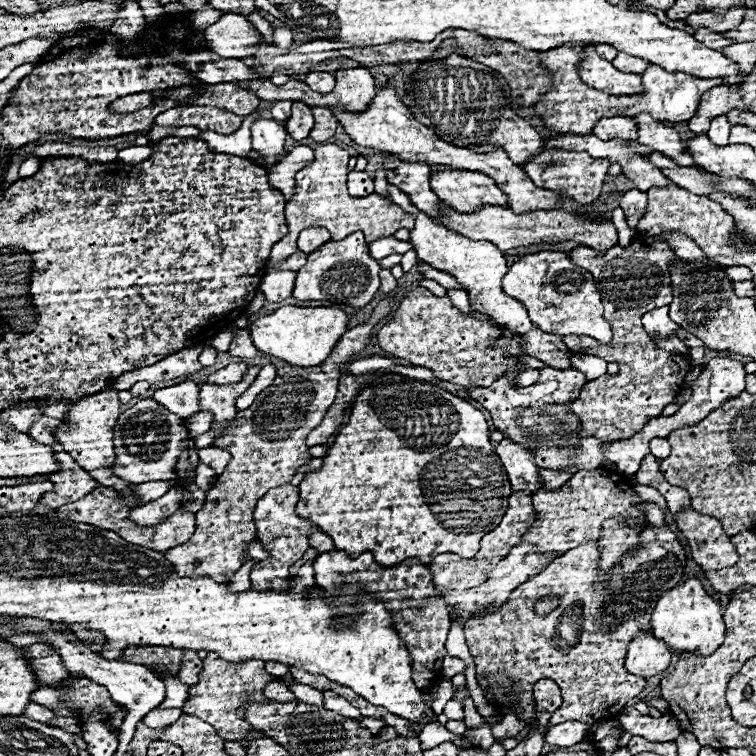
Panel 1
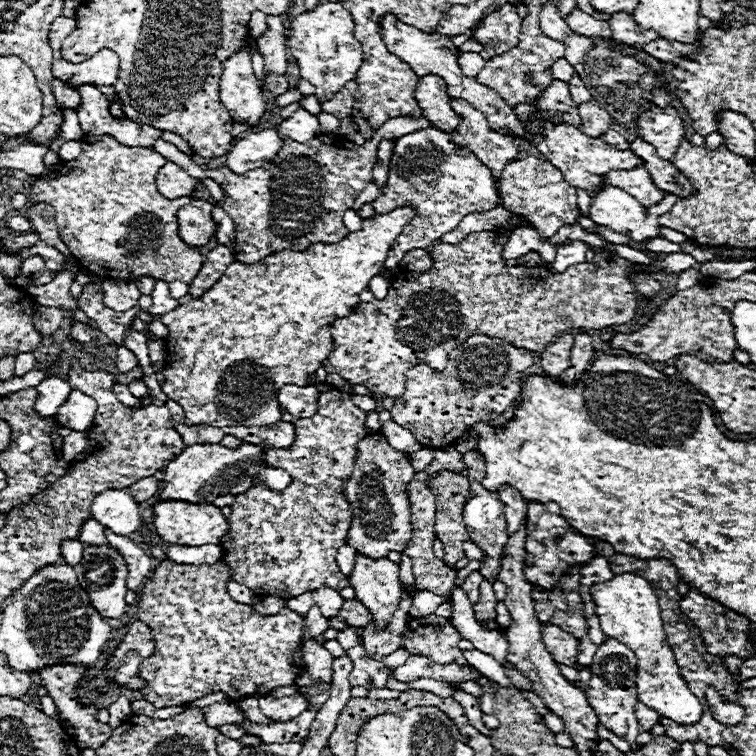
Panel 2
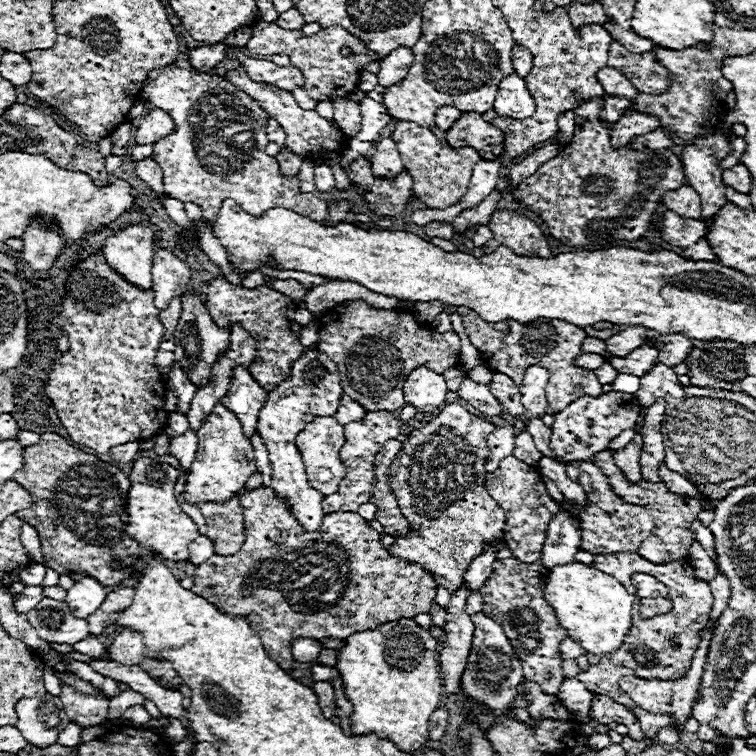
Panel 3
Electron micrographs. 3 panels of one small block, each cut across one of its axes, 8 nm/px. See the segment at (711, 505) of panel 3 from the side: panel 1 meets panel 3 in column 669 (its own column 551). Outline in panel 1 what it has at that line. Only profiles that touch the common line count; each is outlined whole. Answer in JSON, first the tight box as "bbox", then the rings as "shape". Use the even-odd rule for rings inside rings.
{"bbox":[540,470,572,490],"shape":[[[542,470],[540,472],[540,478],[544,480],[544,488],[548,490],[556,490],[560,486],[564,486],[570,478],[572,478],[572,472],[560,472],[560,470]]]}

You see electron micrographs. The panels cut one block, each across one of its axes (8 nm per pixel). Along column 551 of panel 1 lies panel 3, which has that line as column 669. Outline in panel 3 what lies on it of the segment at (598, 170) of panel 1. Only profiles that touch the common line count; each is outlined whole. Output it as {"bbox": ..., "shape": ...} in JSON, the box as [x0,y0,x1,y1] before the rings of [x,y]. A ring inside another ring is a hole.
{"bbox":[514,97,686,246],"shape":[[[598,97],[584,101],[574,109],[576,117],[576,132],[572,142],[552,160],[544,162],[532,176],[522,180],[514,198],[528,206],[550,228],[550,234],[568,246],[606,246],[618,240],[638,240],[646,234],[650,226],[650,218],[660,204],[660,196],[668,190],[676,190],[686,184],[684,170],[680,158],[670,150],[634,150],[630,146],[612,148],[608,128],[604,128],[598,115],[603,106],[603,98]]]}

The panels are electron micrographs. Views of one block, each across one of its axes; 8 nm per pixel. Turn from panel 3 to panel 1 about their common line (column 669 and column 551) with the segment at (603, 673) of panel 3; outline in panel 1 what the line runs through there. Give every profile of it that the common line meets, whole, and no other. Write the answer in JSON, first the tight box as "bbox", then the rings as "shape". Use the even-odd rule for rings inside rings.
{"bbox":[464,528,686,728],"shape":[[[648,528],[640,532],[640,544],[626,552],[614,566],[612,566],[612,574],[606,584],[602,584],[598,580],[598,560],[600,560],[600,550],[596,548],[596,542],[588,542],[582,544],[578,548],[568,550],[566,554],[558,556],[552,564],[548,564],[540,574],[536,574],[534,578],[530,578],[528,582],[520,584],[518,588],[512,590],[510,598],[498,606],[492,612],[484,612],[484,614],[474,614],[466,626],[464,626],[464,634],[466,634],[466,644],[474,656],[476,662],[476,678],[478,678],[478,686],[484,692],[486,702],[496,708],[496,712],[504,712],[502,710],[502,698],[510,696],[510,700],[516,702],[516,712],[518,716],[526,722],[526,726],[532,724],[534,716],[534,706],[530,706],[530,690],[532,684],[540,678],[552,678],[558,686],[560,686],[562,705],[548,720],[548,728],[554,724],[562,724],[566,720],[578,720],[584,724],[596,724],[604,718],[594,718],[598,712],[606,712],[606,714],[618,714],[628,700],[636,698],[644,686],[646,680],[632,676],[630,672],[624,670],[624,656],[626,656],[626,648],[632,642],[632,636],[636,636],[636,632],[648,632],[650,630],[650,616],[654,612],[656,600],[678,586],[678,582],[682,580],[682,572],[686,566],[686,552],[684,546],[676,540],[676,534],[670,528]],[[542,596],[560,596],[560,606],[546,614],[546,616],[538,616],[534,612],[534,604],[538,598]]]}

